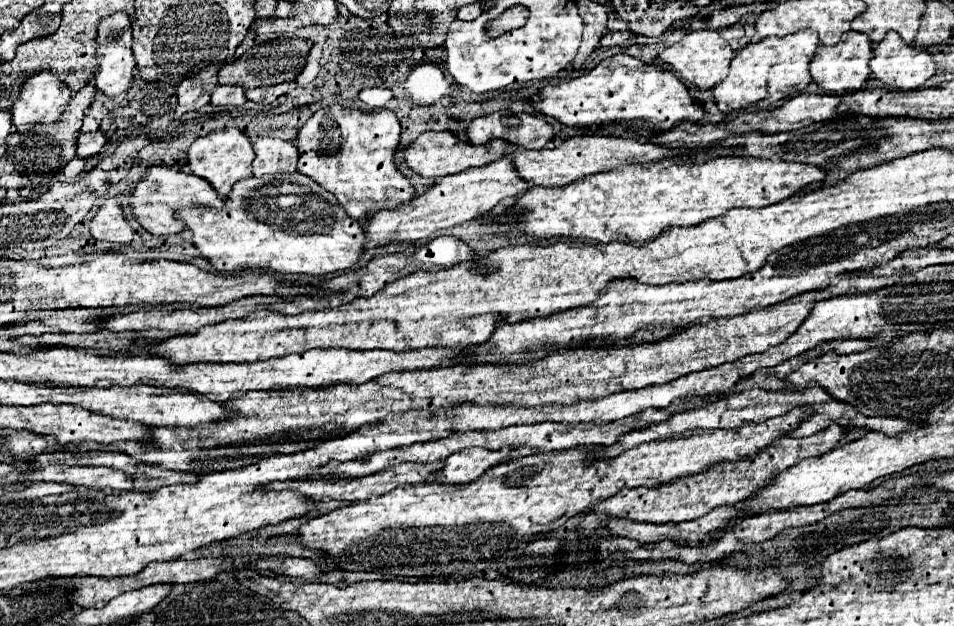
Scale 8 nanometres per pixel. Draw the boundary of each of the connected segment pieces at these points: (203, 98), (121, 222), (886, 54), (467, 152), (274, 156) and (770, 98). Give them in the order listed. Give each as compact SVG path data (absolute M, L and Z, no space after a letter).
M200 71L198 75L192 75L190 79L184 79L176 87L176 95L178 95L176 115L182 117L188 111L198 111L200 107L208 105L210 95L212 95L216 85L218 85L218 79L212 71Z
M114 197L106 199L106 203L96 213L96 217L90 221L90 235L98 241L112 241L112 243L132 241L134 231L124 217L122 205L118 205Z
M888 31L872 53L872 75L884 85L900 91L922 87L936 71L930 53L902 43L896 31Z
M426 131L404 151L404 159L406 159L408 167L412 167L412 171L422 175L422 177L444 177L444 175L460 173L460 171L470 169L470 167L478 167L478 165L482 167L490 161L496 161L506 153L508 147L510 147L510 143L504 139L494 139L486 145L478 147L478 145L472 145L466 141L456 141L454 133Z
M260 137L254 143L254 175L272 175L272 173L294 173L298 163L298 149L290 141Z
M800 31L786 37L766 37L758 43L748 43L744 49L736 51L736 57L730 63L730 73L724 81L714 85L716 107L722 113L740 111L740 109L770 109L776 101L788 99L800 93L812 79L808 65L814 57L816 47L820 45L814 31Z

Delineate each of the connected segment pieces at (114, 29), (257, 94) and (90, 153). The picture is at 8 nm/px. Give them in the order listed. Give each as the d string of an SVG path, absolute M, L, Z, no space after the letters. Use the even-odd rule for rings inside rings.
M114 13L110 17L106 17L100 25L98 25L98 77L96 81L96 89L102 91L106 97L118 97L120 93L124 93L134 77L134 57L132 57L132 27L130 27L130 19L126 13Z
M288 81L288 83L282 83L282 85L270 85L270 87L260 87L260 89L248 89L248 91L246 91L246 97L248 97L250 101L270 105L270 103L274 103L280 95L290 93L294 87L296 87L296 83L294 83L294 81Z
M96 131L96 133L82 133L78 137L78 151L76 155L80 159L86 159L86 157L94 157L100 153L100 149L106 145L106 135L102 131Z

